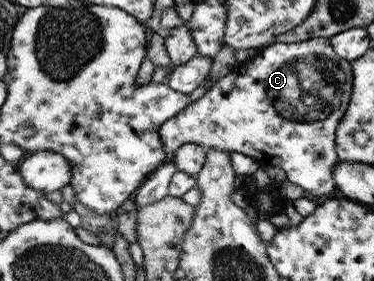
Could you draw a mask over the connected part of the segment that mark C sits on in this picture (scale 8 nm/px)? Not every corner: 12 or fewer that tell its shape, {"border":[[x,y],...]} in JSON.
{"border":[[270,44],[161,126],[337,195],[353,69]]}

